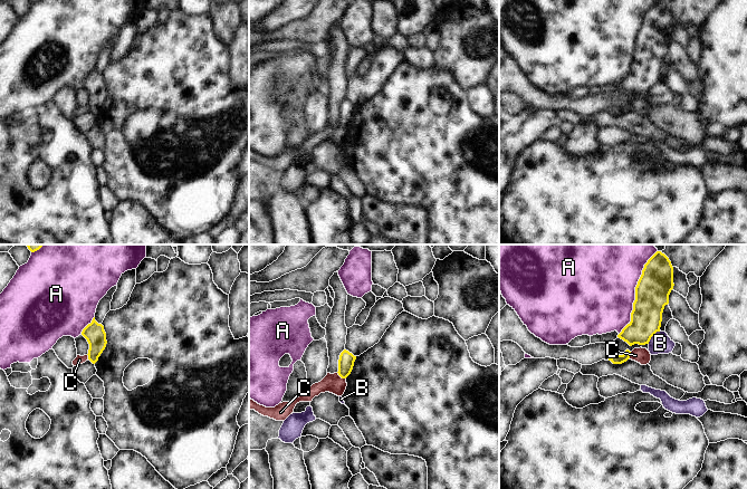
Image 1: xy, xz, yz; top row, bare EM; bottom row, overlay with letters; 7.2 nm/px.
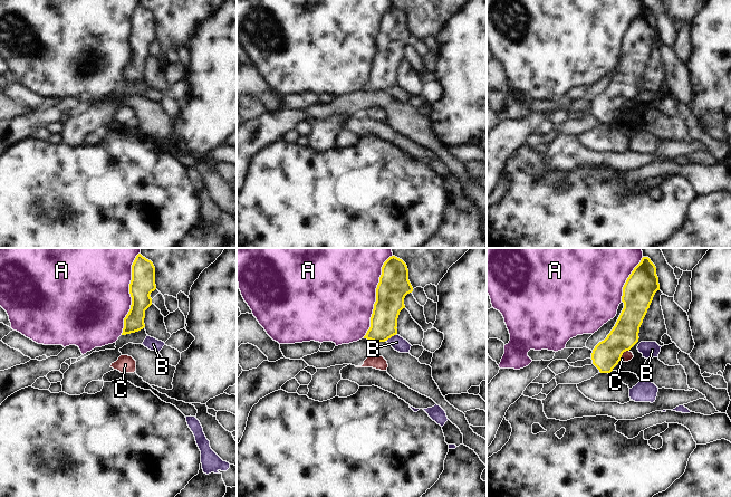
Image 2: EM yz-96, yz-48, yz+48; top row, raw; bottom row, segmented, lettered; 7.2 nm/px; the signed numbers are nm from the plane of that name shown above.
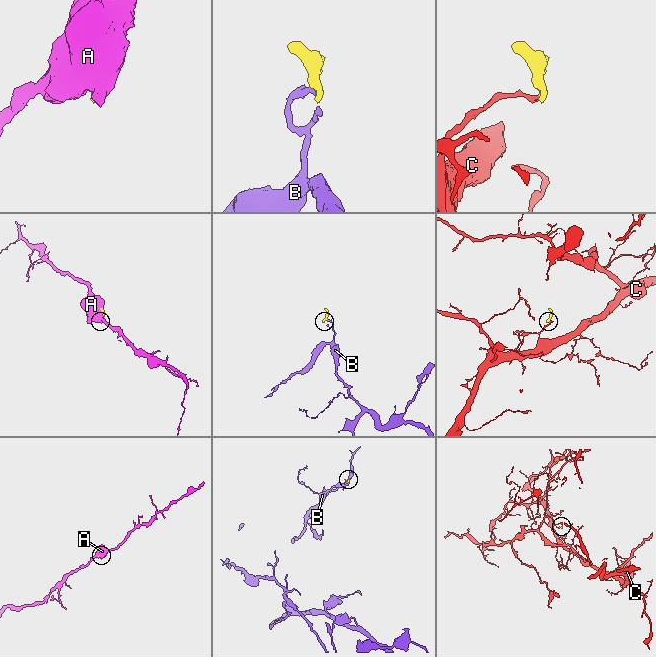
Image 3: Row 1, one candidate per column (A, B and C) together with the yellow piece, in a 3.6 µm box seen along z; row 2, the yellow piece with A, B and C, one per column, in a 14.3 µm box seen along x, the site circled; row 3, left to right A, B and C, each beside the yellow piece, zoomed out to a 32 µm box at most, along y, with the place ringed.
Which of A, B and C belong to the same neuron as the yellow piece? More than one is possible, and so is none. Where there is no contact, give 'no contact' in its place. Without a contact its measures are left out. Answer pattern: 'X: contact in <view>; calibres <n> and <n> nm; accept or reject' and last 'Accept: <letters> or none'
A: contact in yz; calibres 240 and 500 nm; reject
B: contact in yz; calibres 220 and 160 nm; reject
C: contact in xz; calibres 110 and 140 nm; reject
Accept: none

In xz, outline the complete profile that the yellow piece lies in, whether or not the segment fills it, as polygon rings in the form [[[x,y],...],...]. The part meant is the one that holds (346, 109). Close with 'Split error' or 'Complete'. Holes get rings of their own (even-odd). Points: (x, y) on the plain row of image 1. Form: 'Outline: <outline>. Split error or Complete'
Outline: [[[344,99],[341,103],[339,109],[338,109],[337,123],[342,128],[346,128],[351,124],[355,109],[356,109],[356,106],[354,106],[352,103],[349,103],[346,99]]]. Complete

